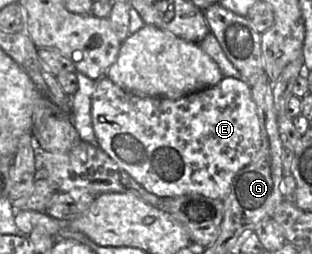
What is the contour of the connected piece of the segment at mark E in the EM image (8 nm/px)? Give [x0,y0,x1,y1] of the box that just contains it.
[91,75,262,200]

